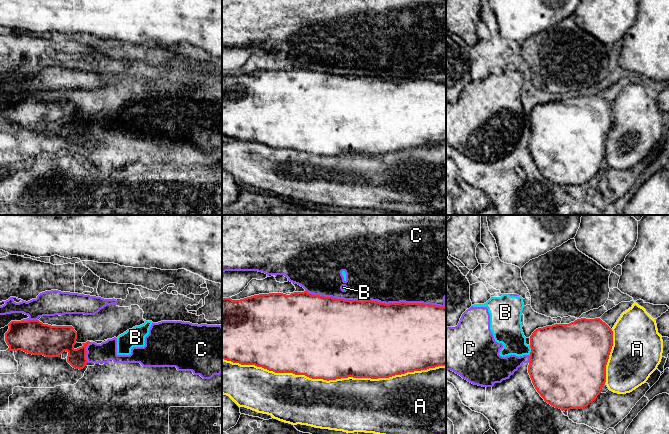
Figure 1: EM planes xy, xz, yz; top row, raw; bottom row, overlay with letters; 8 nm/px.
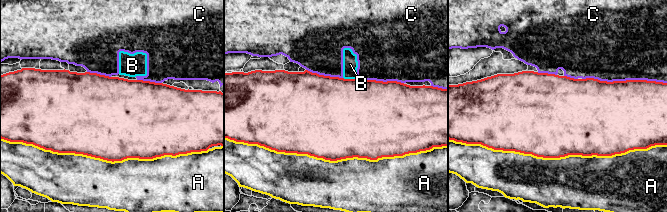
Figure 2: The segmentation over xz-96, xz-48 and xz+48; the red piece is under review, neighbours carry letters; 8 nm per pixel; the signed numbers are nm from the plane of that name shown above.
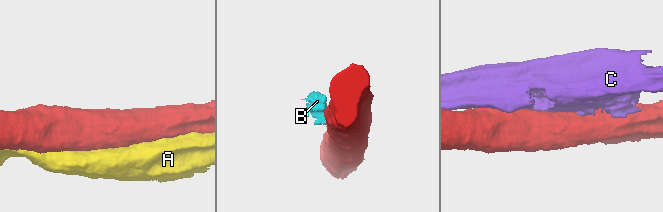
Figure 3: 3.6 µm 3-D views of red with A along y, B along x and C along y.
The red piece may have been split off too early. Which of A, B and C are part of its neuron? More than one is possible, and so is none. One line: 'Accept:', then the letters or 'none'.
Accept: none

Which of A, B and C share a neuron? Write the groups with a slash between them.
A / B C

